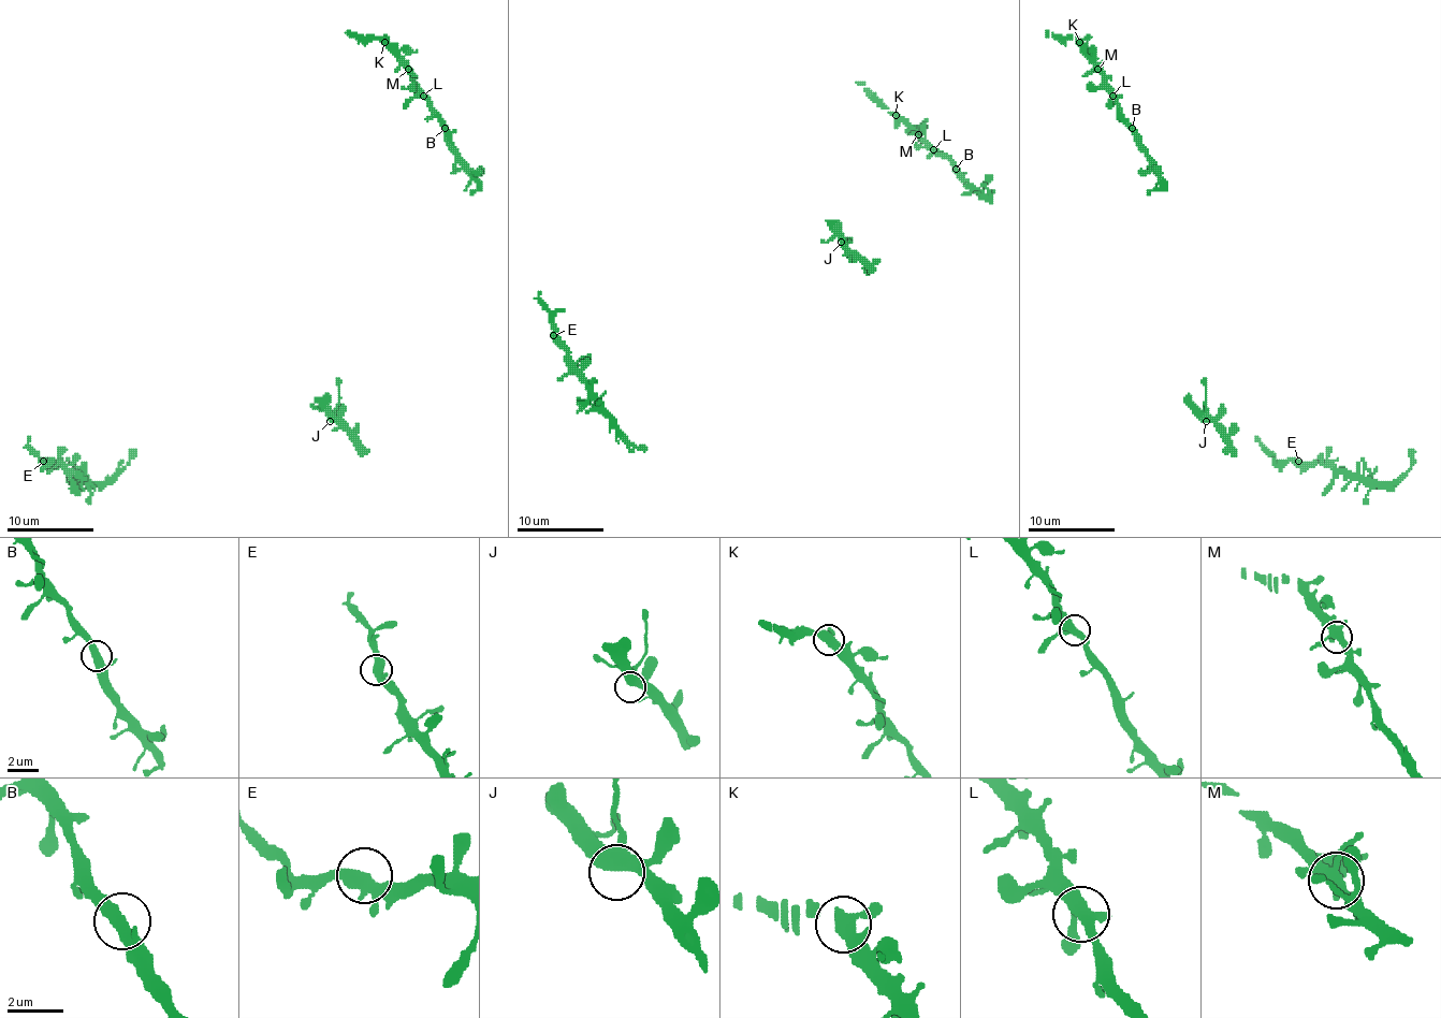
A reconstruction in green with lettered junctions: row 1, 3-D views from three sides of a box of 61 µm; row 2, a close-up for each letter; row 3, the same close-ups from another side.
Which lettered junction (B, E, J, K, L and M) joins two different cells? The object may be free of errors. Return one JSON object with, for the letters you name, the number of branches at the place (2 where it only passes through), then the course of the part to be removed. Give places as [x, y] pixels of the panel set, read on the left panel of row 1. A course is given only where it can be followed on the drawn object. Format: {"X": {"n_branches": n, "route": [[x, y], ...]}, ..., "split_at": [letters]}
{"split_at": []}

